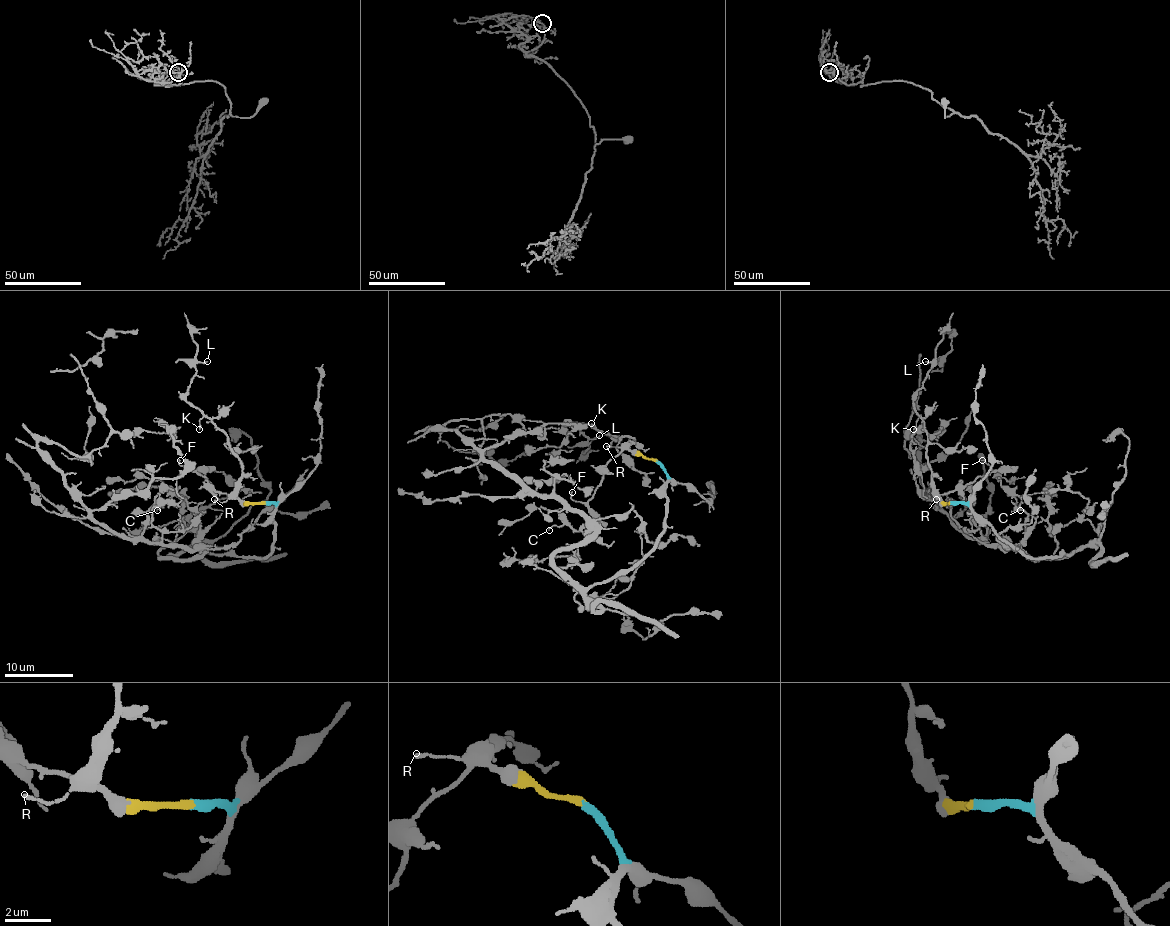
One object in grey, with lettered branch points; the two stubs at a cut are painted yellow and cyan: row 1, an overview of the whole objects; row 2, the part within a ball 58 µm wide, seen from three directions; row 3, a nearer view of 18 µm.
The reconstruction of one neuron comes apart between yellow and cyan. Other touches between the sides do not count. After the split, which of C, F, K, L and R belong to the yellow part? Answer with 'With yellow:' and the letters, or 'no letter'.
With yellow: F, K, L, R

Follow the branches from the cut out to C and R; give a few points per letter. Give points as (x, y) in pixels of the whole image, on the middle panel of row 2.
C: (656, 461), (666, 478), (665, 531), (636, 564), (577, 588), (553, 557), (593, 531), (548, 529)
R: (656, 461), (634, 455), (627, 449), (606, 445)

